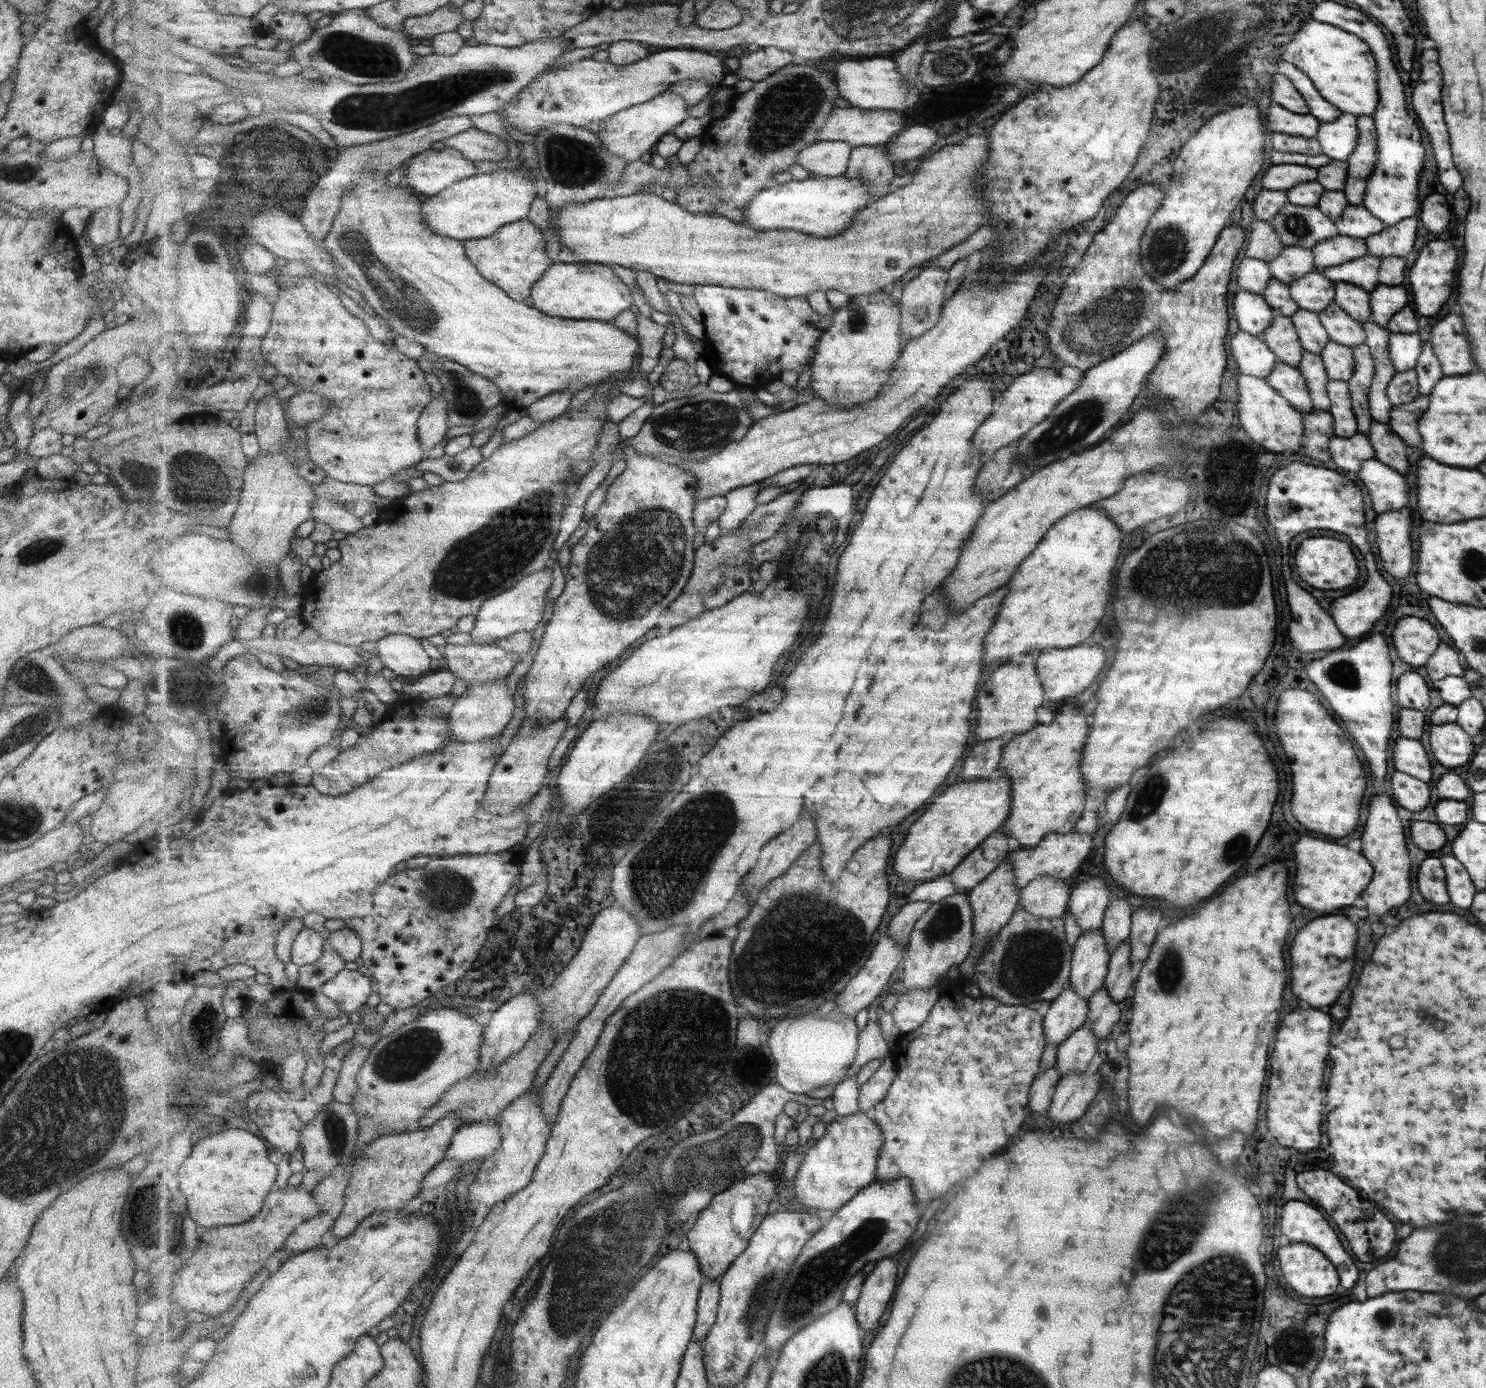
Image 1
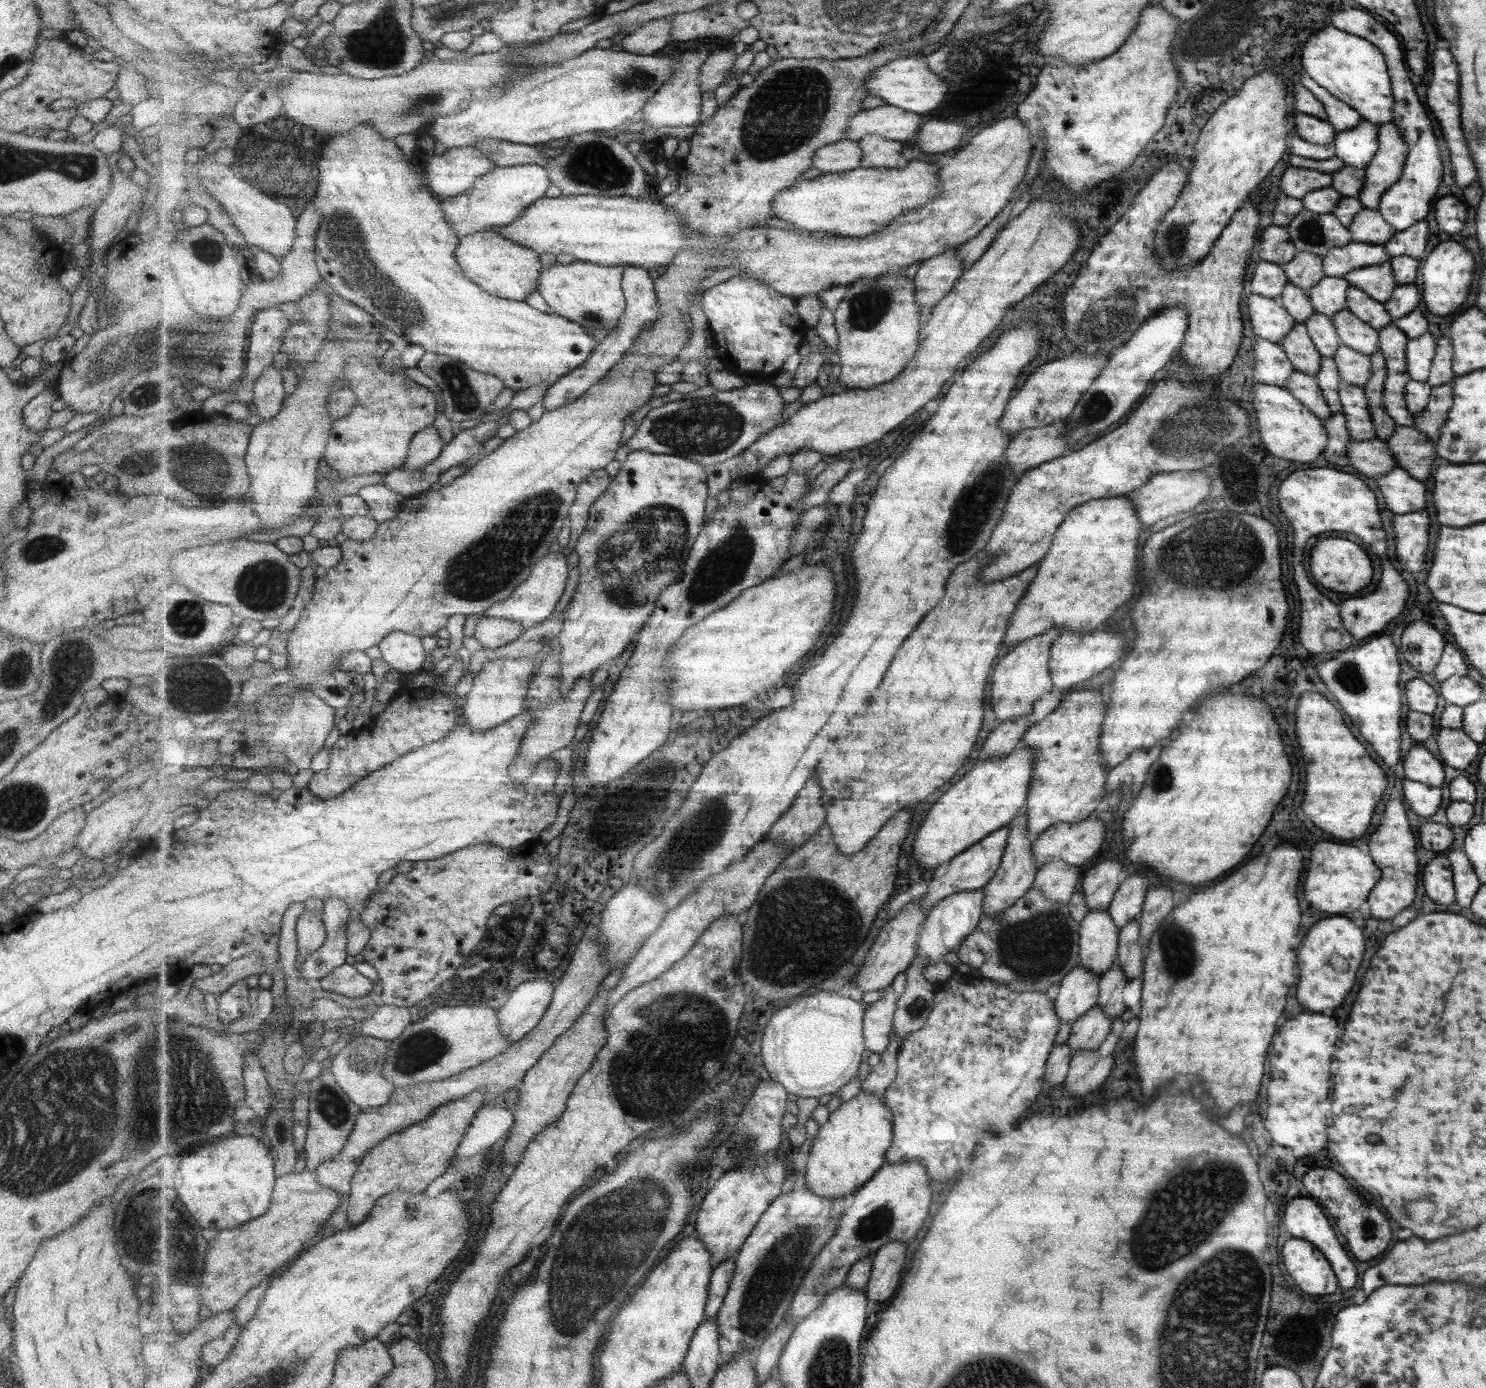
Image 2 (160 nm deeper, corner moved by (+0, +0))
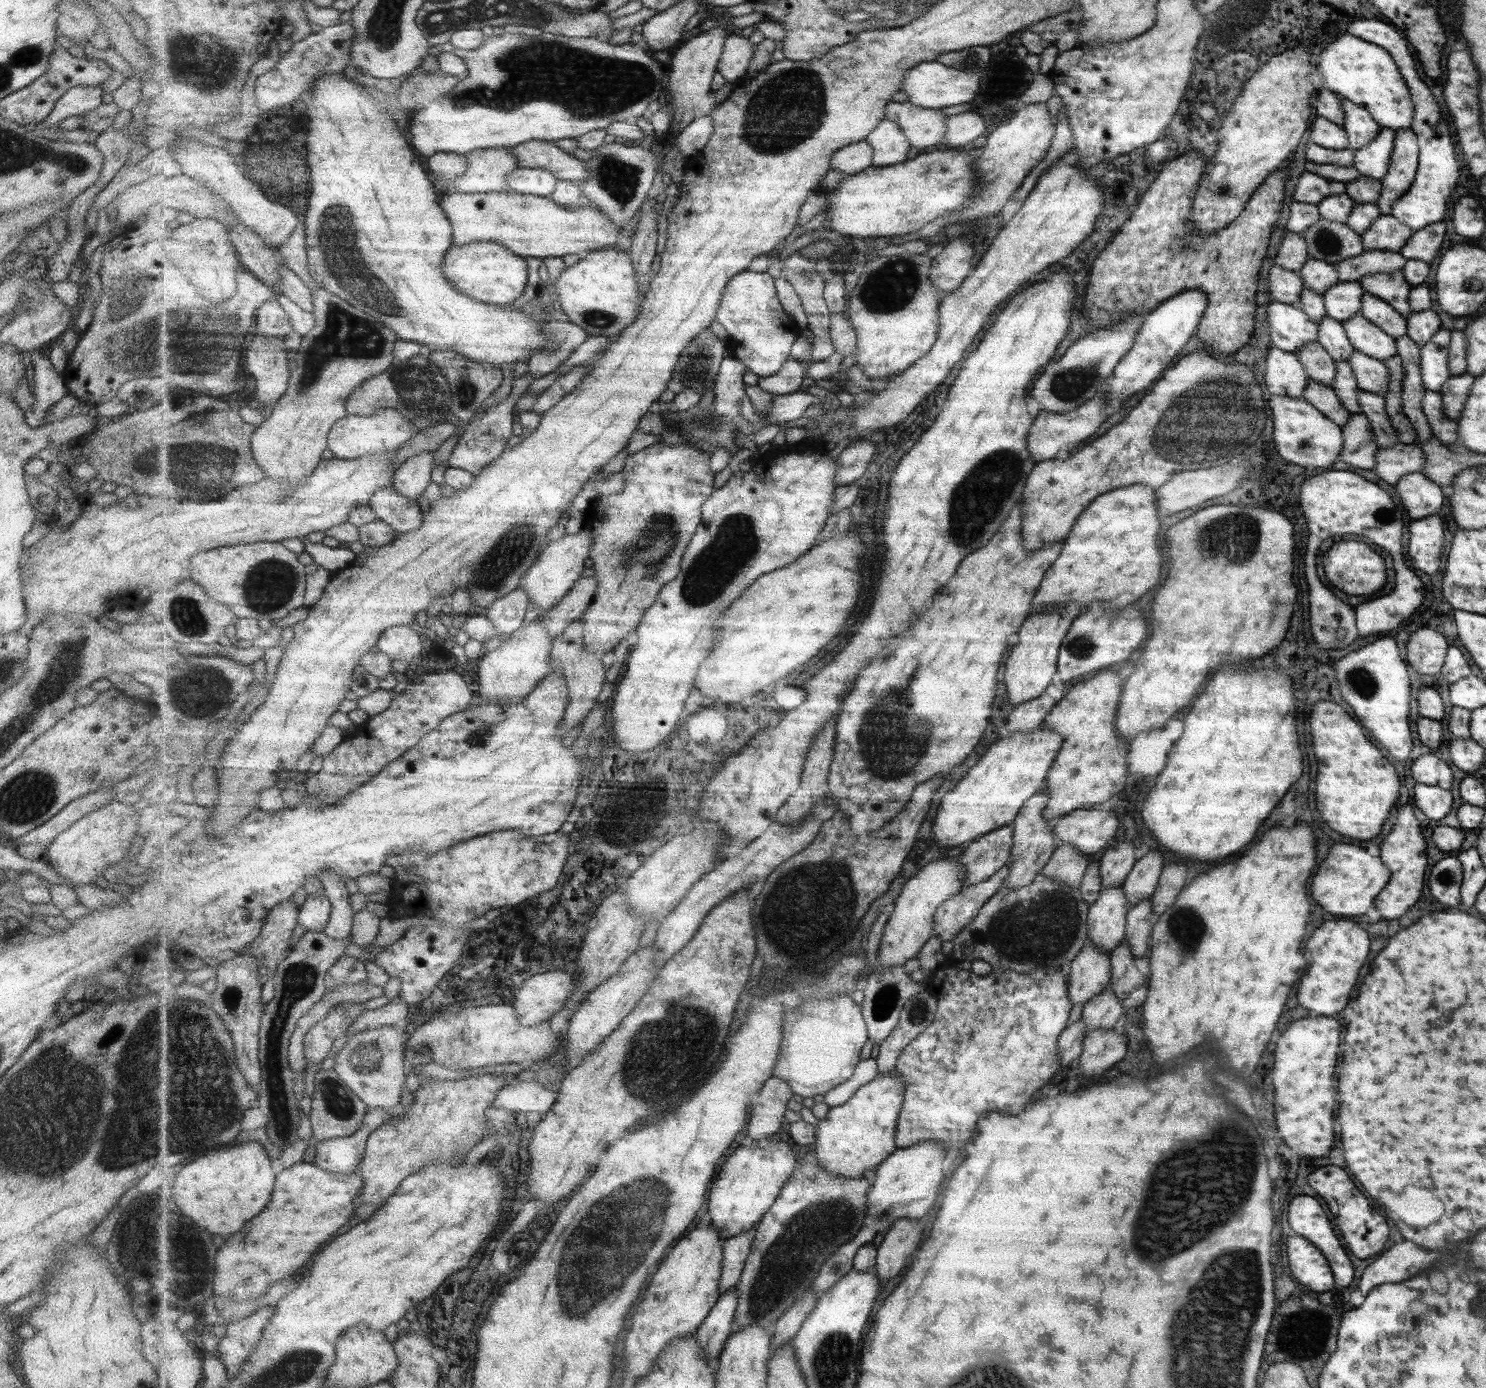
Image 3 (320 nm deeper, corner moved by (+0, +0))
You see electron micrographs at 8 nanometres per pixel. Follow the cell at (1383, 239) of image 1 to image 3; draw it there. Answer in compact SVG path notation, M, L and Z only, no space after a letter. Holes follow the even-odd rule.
M1443 221L1432 223L1414 231L1399 254L1403 255L1403 258L1417 259L1429 264L1438 255L1443 238L1445 238L1445 223Z

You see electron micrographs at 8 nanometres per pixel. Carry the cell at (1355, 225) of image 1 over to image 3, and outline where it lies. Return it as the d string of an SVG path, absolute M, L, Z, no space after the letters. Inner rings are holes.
M1380 214L1360 237L1365 250L1388 250L1399 253L1413 233L1414 231L1395 217Z

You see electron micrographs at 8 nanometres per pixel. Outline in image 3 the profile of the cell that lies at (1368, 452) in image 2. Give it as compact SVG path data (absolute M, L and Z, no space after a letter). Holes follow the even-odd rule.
M1415 443L1392 444L1376 452L1374 473L1387 484L1395 486L1399 479L1410 472L1421 472L1424 467L1424 454Z

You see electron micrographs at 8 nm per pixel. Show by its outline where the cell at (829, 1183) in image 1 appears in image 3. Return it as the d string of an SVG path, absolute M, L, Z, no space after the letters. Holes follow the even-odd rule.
M897 1071L880 1072L843 1106L831 1106L827 1118L817 1124L817 1142L812 1145L811 1156L834 1175L845 1178L859 1178L869 1169L878 1170L898 1149L898 1120L906 1101L906 1088L906 1080Z

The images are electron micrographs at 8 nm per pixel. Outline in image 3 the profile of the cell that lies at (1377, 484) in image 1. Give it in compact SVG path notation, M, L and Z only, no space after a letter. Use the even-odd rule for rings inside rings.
M1410 472L1394 486L1413 521L1437 515L1447 490L1440 488L1421 472Z

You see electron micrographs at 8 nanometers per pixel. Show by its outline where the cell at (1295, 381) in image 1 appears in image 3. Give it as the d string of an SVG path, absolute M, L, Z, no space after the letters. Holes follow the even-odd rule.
M1308 377L1308 384L1302 398L1340 427L1350 420L1350 412L1343 408L1338 395L1329 386L1323 386L1322 383L1310 380Z

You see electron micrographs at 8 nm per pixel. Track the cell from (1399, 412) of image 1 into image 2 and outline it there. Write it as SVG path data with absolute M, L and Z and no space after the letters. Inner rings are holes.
M1446 382L1430 387L1428 405L1423 412L1413 414L1414 426L1418 431L1423 431L1433 442L1440 435L1440 428L1446 422L1446 416L1452 407L1452 384Z

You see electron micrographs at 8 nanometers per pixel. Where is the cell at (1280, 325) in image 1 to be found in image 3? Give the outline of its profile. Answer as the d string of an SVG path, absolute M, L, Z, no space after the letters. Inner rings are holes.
M1317 340L1302 346L1296 356L1307 370L1310 380L1322 383L1323 386L1332 385L1336 376L1336 364Z

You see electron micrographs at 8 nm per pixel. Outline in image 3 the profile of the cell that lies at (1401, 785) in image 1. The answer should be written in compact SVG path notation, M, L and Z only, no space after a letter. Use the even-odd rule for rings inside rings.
M1415 783L1415 806L1431 820L1441 820L1451 810L1453 798L1448 790L1438 786Z

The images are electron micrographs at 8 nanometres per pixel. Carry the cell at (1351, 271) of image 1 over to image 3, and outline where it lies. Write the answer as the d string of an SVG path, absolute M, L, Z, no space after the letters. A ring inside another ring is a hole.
M1401 271L1393 274L1364 276L1358 282L1366 294L1375 295L1387 302L1403 317L1412 315L1408 301L1412 286L1405 280Z

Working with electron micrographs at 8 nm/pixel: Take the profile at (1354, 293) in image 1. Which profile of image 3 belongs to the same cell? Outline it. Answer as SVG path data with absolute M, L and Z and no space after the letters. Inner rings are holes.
M1364 293L1361 314L1391 338L1399 339L1407 333L1406 317L1403 317L1387 302L1375 295Z

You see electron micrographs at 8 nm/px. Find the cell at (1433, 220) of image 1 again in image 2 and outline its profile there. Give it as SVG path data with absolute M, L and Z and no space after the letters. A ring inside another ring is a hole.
M1441 197L1435 203L1435 221L1433 221L1433 230L1437 237L1449 238L1449 234L1451 234L1453 240L1455 240L1457 232L1463 228L1465 216L1467 216L1467 210L1465 210L1465 206L1459 202L1458 198ZM1437 232L1441 232L1441 234L1437 234Z

